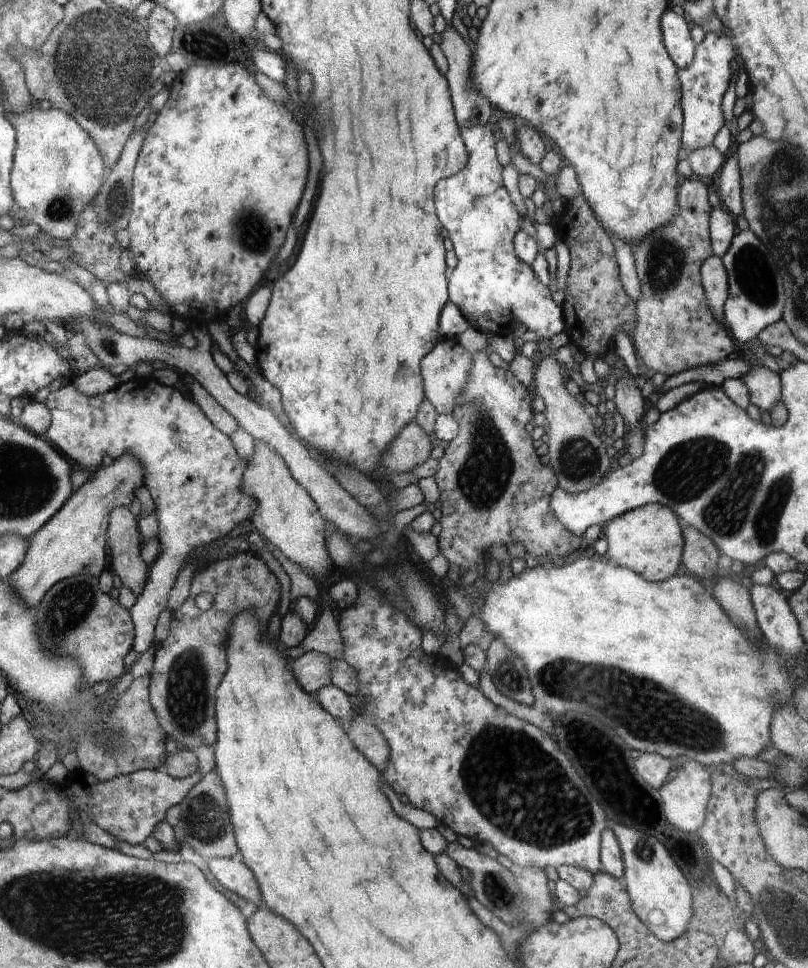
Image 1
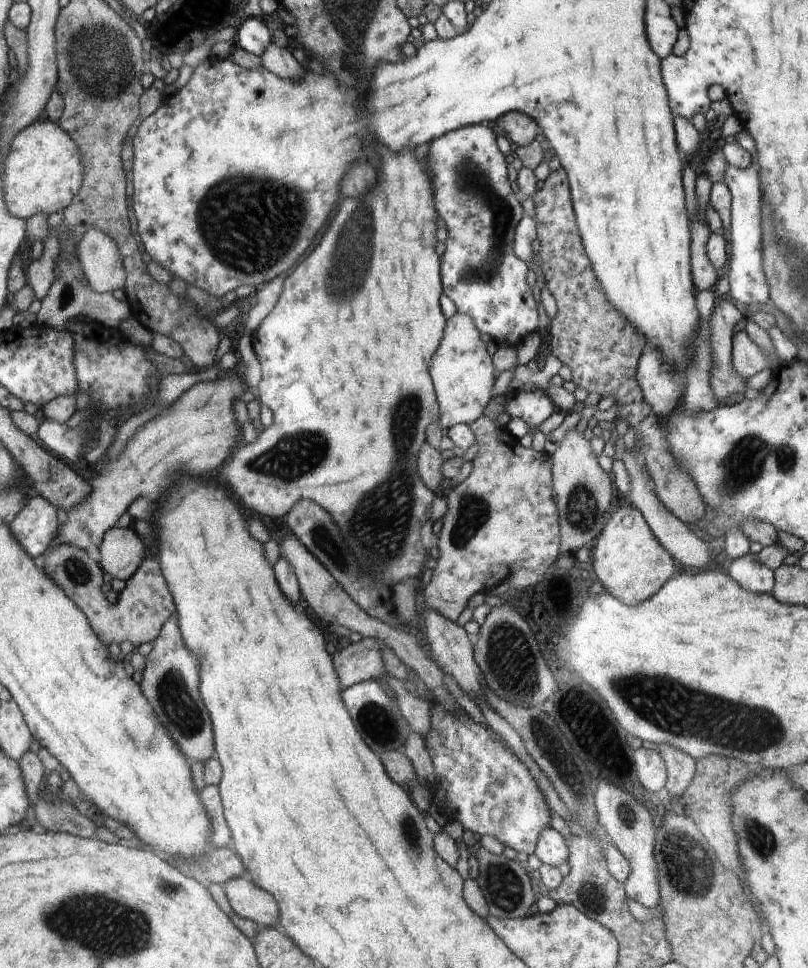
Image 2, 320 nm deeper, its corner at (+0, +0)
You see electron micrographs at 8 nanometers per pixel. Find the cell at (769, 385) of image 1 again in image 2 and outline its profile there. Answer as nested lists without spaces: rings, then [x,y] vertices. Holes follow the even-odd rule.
[[[746,331],[732,335],[732,362],[736,372],[747,380],[761,370],[771,368],[771,356],[768,356],[749,336]]]

